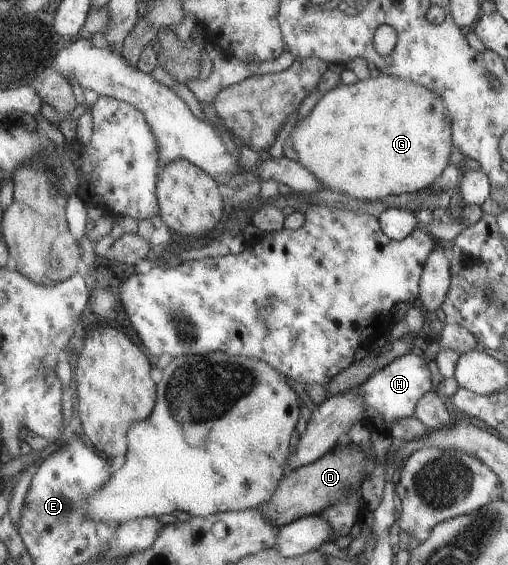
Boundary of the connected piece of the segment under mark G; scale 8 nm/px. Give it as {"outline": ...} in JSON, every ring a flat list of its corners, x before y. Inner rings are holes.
{"outline":[[380,74,375,79,359,80,354,85,340,84,321,93,313,109,293,125,287,142,297,154,297,163,311,171,322,189,362,201,377,201,434,184,447,168,451,137,450,117,437,94,417,83]]}

